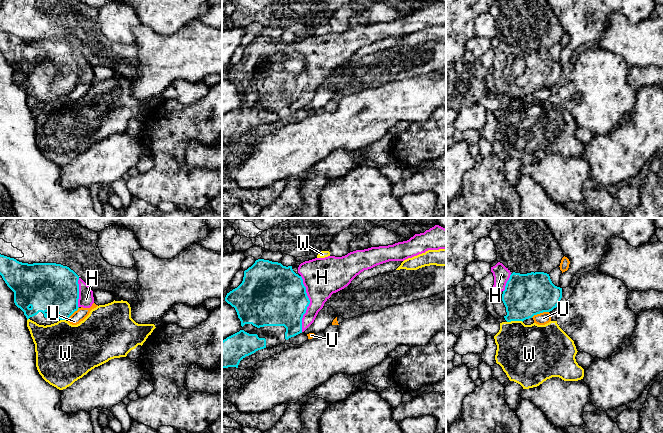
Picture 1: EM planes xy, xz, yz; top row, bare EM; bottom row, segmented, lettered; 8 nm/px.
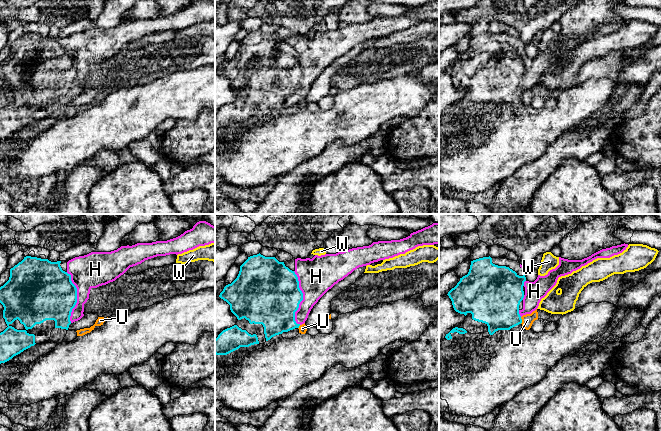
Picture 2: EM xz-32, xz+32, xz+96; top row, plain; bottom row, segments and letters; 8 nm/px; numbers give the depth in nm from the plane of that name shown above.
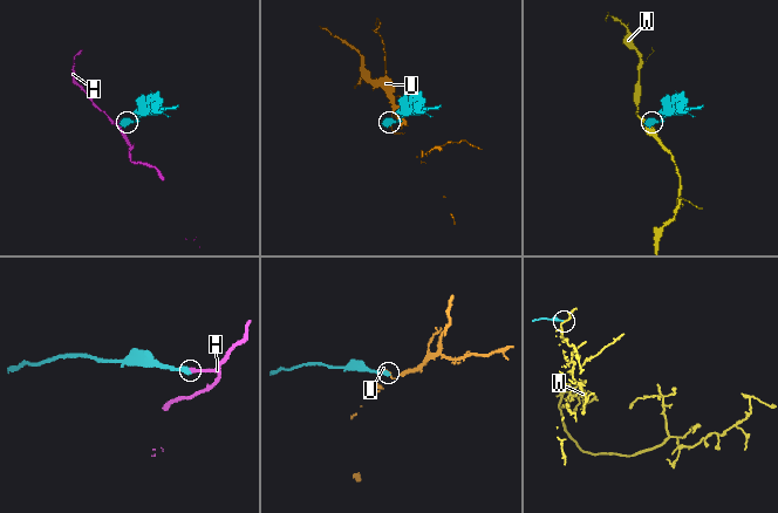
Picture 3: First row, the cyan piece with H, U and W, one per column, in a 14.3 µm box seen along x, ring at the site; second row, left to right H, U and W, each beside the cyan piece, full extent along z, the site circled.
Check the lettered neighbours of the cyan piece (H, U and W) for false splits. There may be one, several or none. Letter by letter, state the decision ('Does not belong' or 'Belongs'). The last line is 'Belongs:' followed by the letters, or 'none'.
H: Belongs
U: Does not belong
W: Does not belong
Belongs: H

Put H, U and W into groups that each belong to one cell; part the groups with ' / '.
H / U / W

